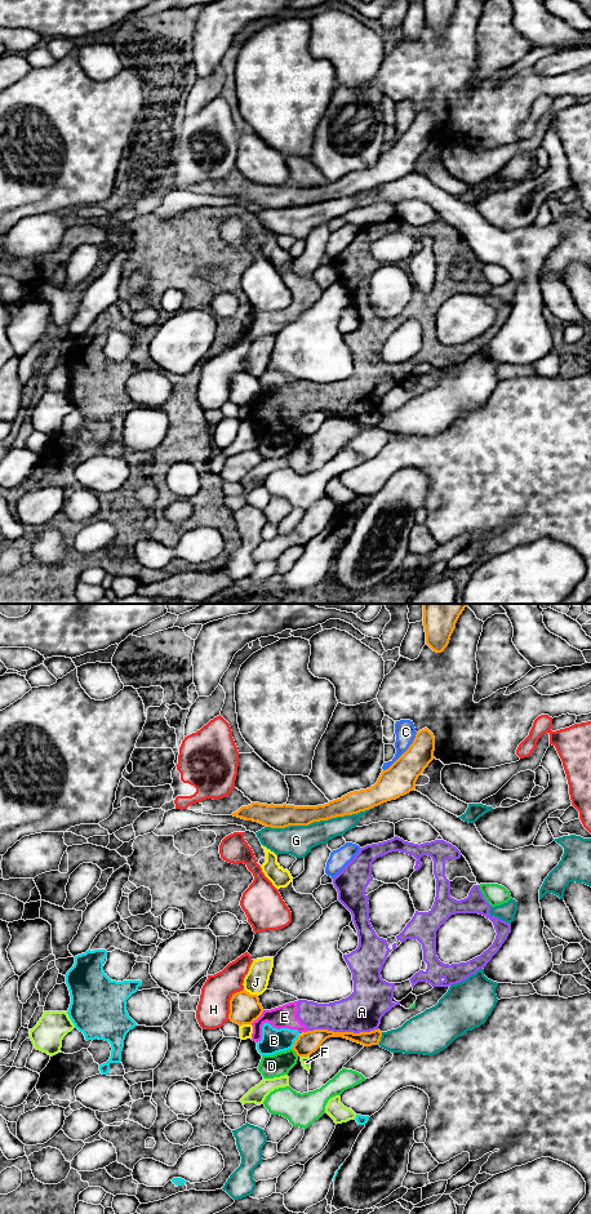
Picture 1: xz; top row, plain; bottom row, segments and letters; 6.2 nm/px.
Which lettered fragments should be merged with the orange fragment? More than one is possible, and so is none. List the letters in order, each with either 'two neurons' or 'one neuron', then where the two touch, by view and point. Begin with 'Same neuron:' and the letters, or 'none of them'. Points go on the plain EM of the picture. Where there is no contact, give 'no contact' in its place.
Same neuron: none of them
A: two neurons; contact xz (342, 413)
B: two neurons; contact xz (294, 422)
C: two neurons; contact xz (404, 133)
D: two neurons; contact xz (294, 431)
E: two neurons; contact xz (257, 399)
F: two neurons; contact xz (305, 436)
G: two neurons; contact xz (319, 201)
H: two neurons; contact xz (230, 383)
J: two neurons; contact xz (249, 374)

